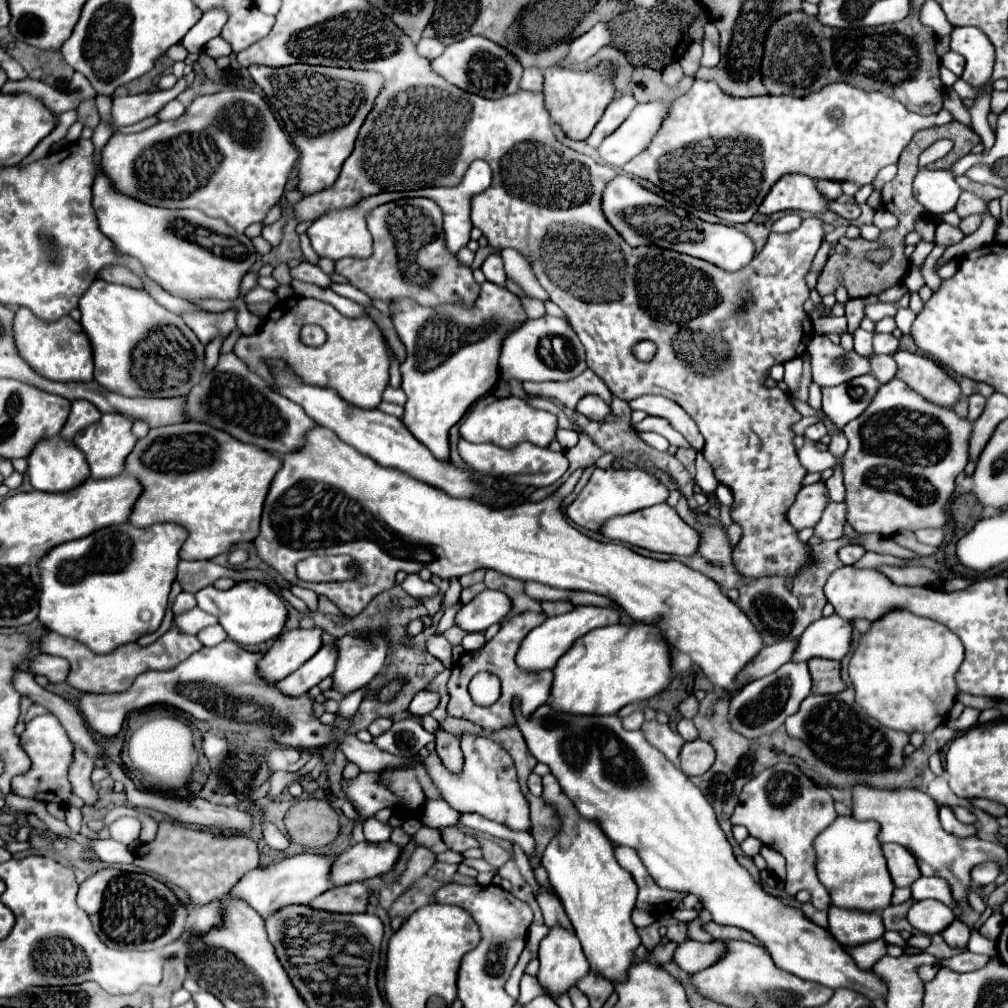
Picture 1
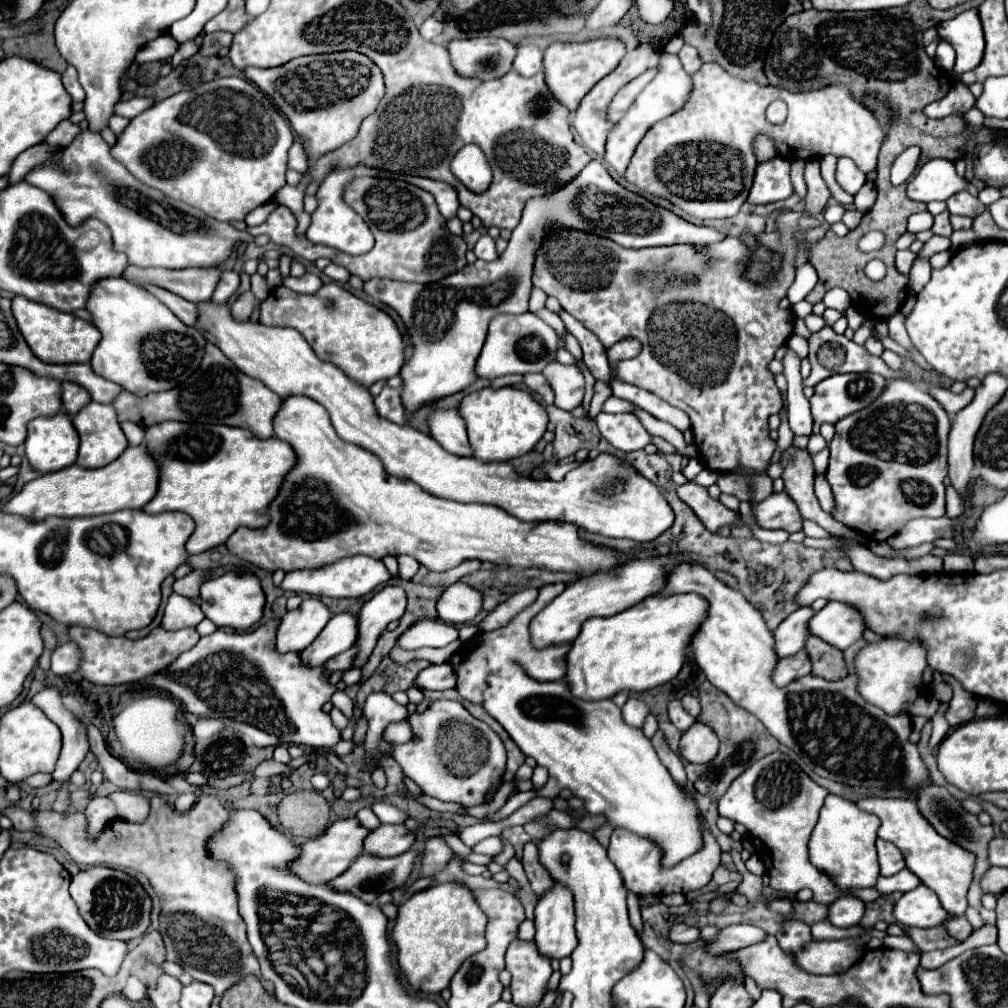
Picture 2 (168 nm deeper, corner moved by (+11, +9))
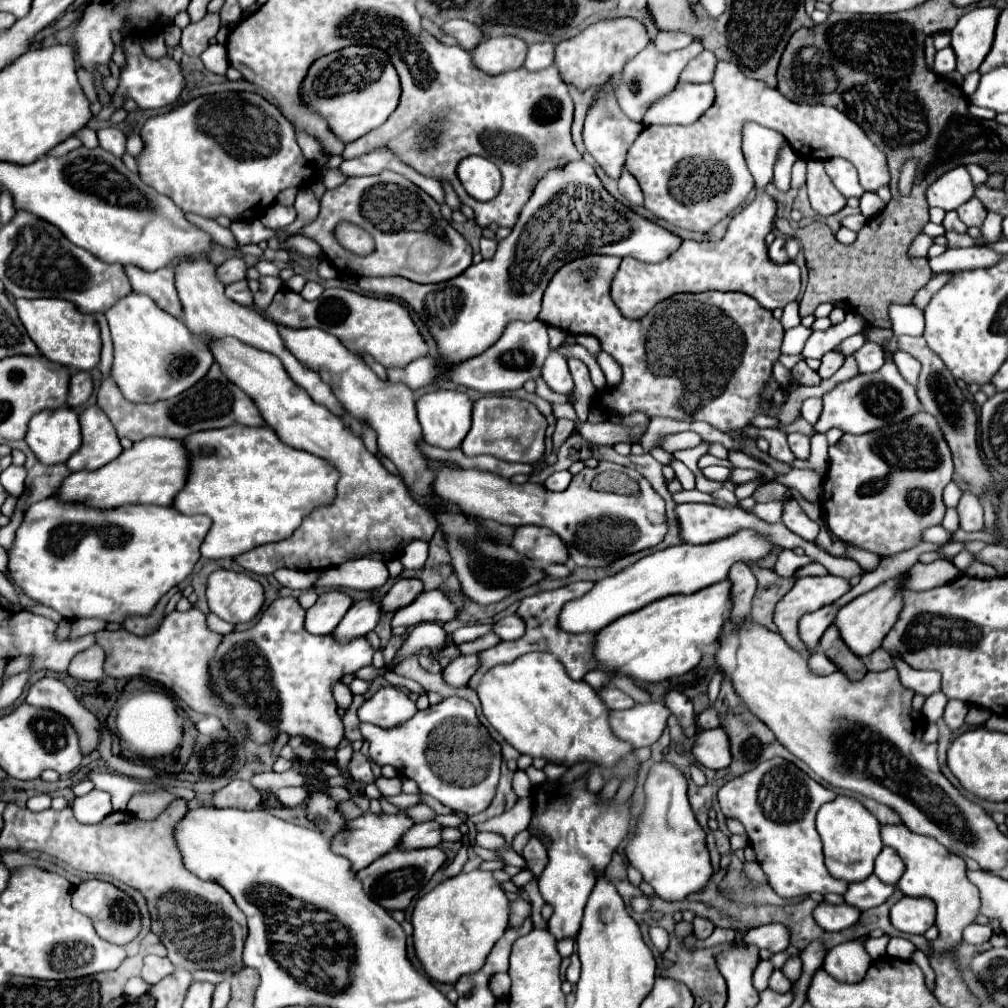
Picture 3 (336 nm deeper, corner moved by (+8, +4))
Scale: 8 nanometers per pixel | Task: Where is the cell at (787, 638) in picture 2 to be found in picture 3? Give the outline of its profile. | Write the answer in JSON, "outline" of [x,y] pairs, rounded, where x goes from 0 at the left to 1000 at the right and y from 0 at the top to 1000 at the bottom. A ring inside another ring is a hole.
{"outline":[[[819,600],[819,602],[812,604],[812,606],[800,608],[794,614],[794,618],[792,618],[794,632],[798,634],[798,638],[802,640],[802,644],[810,642],[810,638],[813,636],[813,632],[817,630],[817,626],[827,618],[829,608],[831,608],[829,600]]]}

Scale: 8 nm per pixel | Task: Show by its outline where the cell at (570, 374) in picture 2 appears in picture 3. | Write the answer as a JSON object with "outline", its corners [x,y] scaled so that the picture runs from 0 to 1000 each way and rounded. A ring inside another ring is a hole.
{"outline":[[[546,348],[546,352],[542,354],[538,362],[538,376],[544,380],[544,384],[548,384],[548,388],[554,390],[563,390],[569,386],[563,360],[554,348]]]}

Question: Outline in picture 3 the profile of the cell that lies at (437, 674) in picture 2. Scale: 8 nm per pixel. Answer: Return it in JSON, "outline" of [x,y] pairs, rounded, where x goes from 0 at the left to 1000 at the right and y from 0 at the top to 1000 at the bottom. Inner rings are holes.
{"outline":[[[468,648],[468,650],[456,650],[452,652],[438,668],[440,668],[440,674],[450,680],[450,682],[458,682],[466,676],[466,672],[472,668],[472,664],[476,662],[476,652],[474,648]]]}

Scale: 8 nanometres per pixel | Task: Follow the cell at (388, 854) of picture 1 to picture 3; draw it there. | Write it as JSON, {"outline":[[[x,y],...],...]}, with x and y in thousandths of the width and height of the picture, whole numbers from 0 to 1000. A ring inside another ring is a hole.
{"outline":[[[435,814],[415,816],[405,824],[405,828],[401,828],[397,840],[433,840],[438,836],[440,822],[442,820],[437,818]]]}

